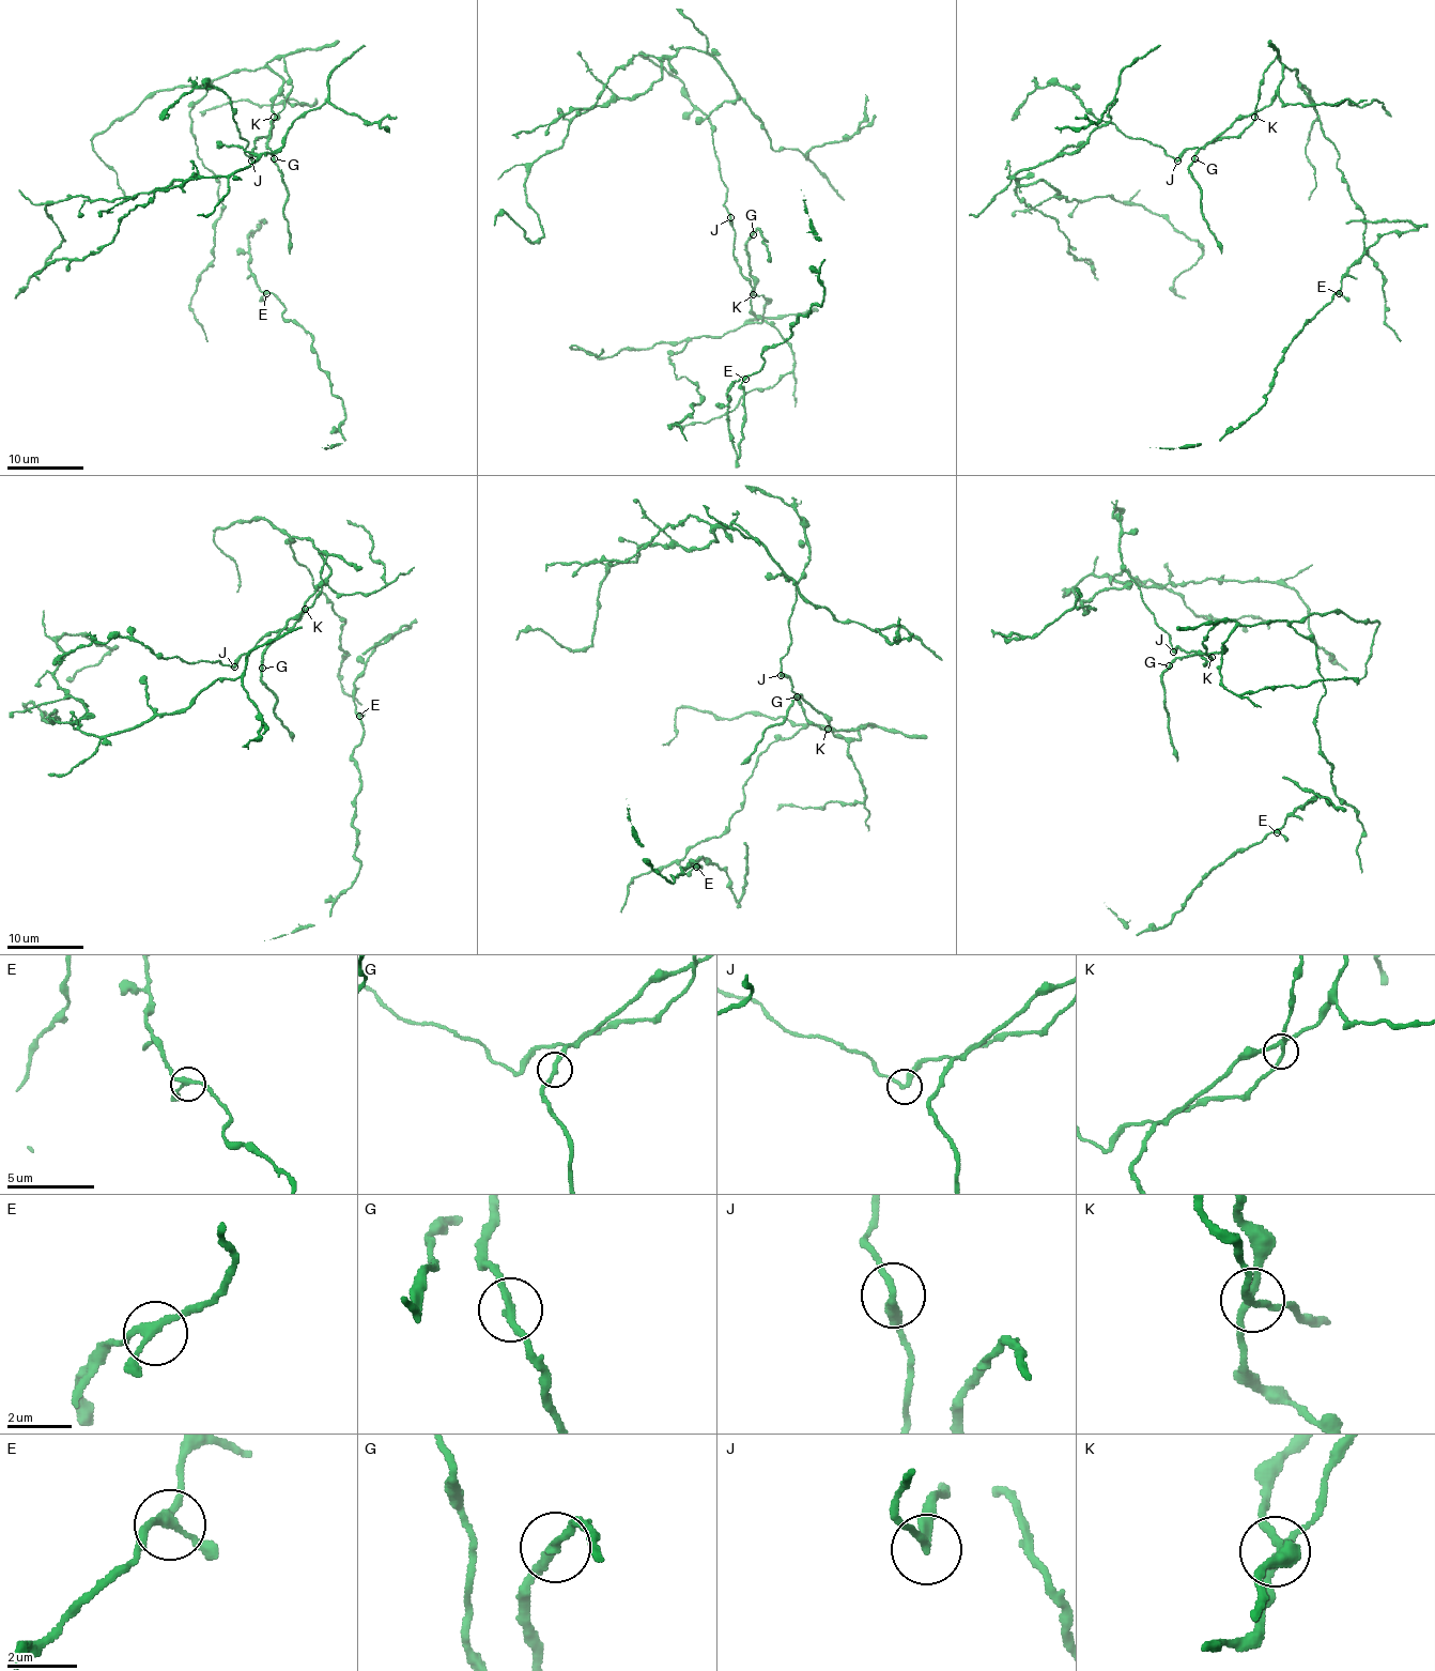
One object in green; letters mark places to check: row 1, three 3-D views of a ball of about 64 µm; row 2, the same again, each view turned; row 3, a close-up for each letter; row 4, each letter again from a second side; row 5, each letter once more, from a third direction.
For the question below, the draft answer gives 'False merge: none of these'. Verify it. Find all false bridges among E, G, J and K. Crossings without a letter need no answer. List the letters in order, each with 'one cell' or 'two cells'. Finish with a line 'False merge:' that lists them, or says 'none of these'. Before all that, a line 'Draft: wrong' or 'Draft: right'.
Draft: wrong
E: one cell
G: one cell
J: two cells
K: one cell
False merge: J

